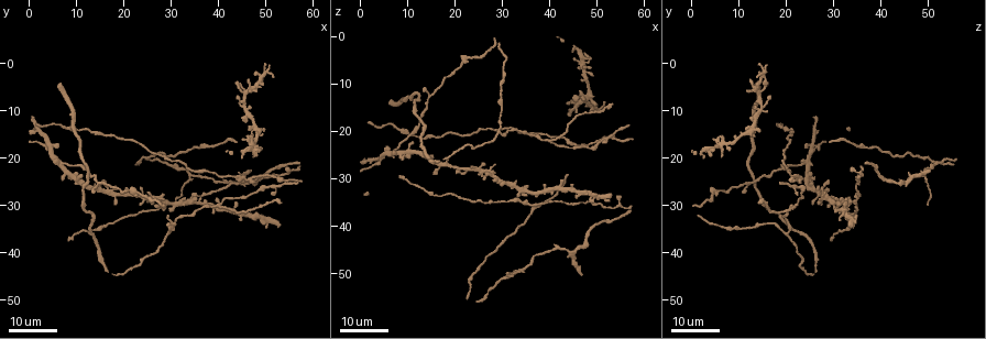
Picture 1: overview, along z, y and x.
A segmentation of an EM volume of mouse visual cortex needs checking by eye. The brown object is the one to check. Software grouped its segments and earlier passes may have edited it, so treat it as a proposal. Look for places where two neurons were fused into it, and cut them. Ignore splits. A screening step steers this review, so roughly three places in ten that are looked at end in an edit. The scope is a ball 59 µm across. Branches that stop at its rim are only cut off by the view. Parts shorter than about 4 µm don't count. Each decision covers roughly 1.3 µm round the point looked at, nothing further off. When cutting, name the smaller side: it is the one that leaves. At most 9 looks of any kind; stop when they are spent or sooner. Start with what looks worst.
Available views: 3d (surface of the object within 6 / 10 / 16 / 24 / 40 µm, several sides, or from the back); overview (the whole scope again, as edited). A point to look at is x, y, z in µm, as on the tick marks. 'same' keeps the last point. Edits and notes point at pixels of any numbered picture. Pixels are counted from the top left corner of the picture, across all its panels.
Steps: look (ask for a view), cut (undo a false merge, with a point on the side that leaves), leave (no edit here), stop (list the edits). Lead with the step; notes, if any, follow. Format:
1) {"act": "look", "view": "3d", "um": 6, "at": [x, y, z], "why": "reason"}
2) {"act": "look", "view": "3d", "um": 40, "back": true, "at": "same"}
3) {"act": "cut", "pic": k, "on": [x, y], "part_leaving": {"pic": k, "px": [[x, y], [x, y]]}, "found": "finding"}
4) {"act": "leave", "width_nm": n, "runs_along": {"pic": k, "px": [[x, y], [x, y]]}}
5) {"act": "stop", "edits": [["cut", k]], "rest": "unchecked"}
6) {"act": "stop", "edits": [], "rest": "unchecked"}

{"act": "look", "view": "3d", "um": 24, "at": [30.0, 36.0, 20.5]}

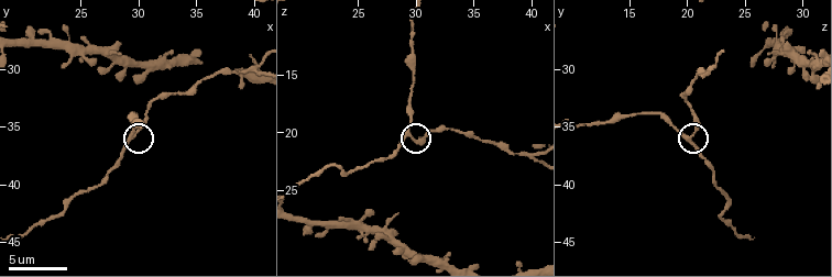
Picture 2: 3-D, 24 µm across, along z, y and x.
{"act": "look", "view": "3d", "um": 6, "at": [29.4, 36.0, 20.2]}

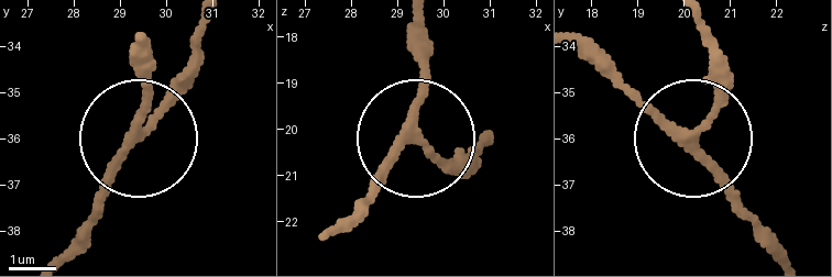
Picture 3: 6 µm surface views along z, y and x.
{"act": "look", "view": "3d", "um": 6, "back": true, "at": [29.35, 35.90, 20.10]}

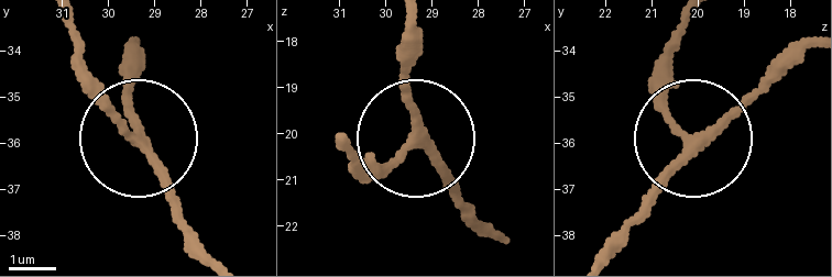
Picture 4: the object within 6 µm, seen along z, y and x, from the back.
{"act": "leave", "side_arm_um": 22, "runs_along": {"pic": 4, "px": [[604, 254], [683, 147], [801, 45]]}, "found": "all the same neuron"}

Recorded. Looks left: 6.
{"act": "look", "view": "3d", "um": 16, "at": [4.5, 17.5, 26.0], "why": "four or more arms meet"}

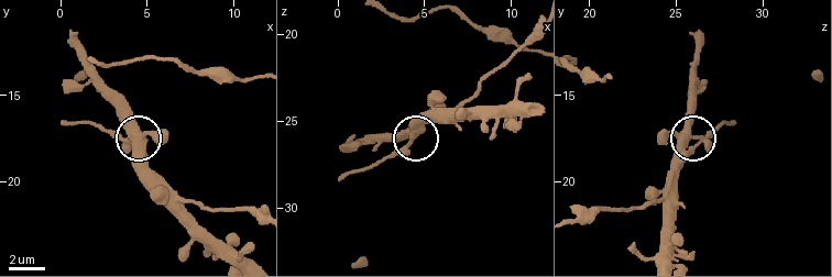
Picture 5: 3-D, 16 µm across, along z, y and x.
{"act": "look", "view": "3d", "um": 10, "at": "same"}

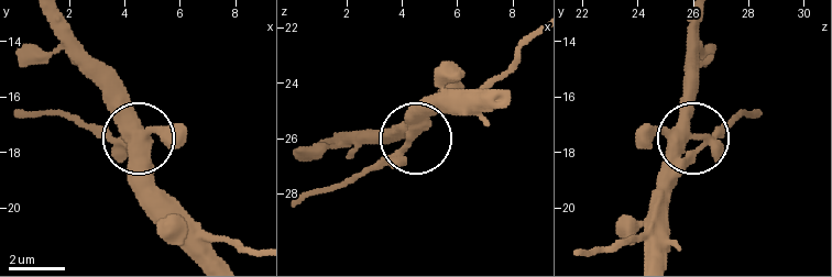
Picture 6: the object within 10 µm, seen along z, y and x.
{"act": "leave", "side_arm_um": 8, "arms": 4, "found": "all the same neuron"}

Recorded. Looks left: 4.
{"act": "look", "view": "3d", "um": 6, "at": [40.2, 30.0, 22.2], "why": "three-way junction"}

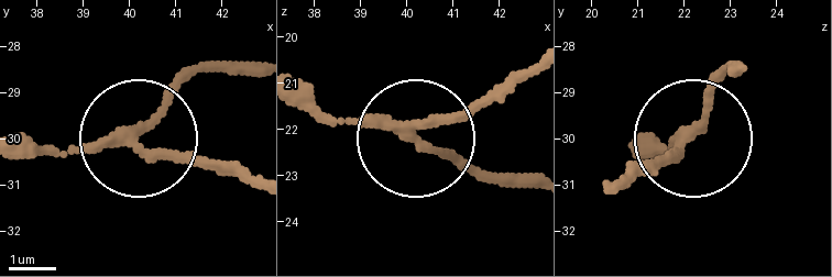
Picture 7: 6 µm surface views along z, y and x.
{"act": "cut", "pic": 7, "on": [182, 163], "arms": 3, "found": "a second neuron is stuck on"}

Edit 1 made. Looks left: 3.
{"act": "look", "view": "3d", "um": 24, "at": [14.0, 24.0, 14.0], "why": "a fork"}

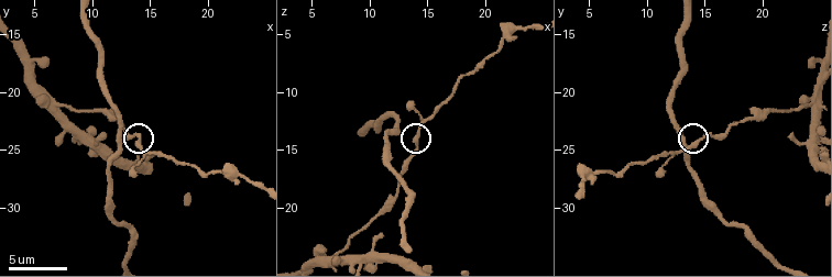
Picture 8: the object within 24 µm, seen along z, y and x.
{"act": "look", "view": "3d", "um": 6, "at": [14.0, 24.4, 14.4]}

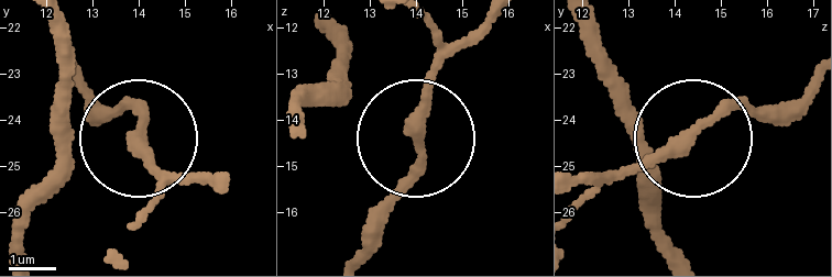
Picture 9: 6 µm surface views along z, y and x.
{"act": "look", "view": "3d", "um": 6, "back": true, "at": [13.90, 24.50, 14.15]}

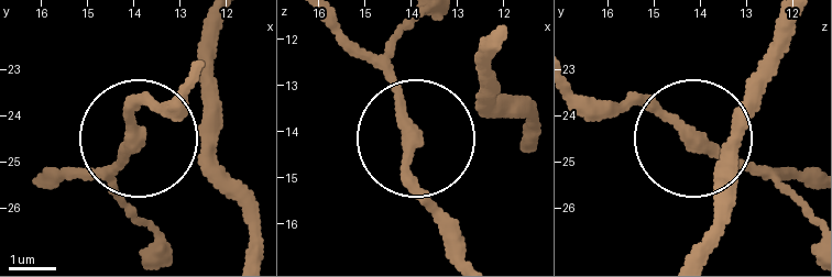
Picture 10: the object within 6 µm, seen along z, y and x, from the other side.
{"act": "leave", "width_nm": 210, "runs_along": {"pic": 10, "px": [[452, 253], [413, 170], [390, 44]]}, "found": "one neuron here"}

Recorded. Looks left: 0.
{"act": "stop", "edits": [["cut", 7]], "rest": "unchecked"}

